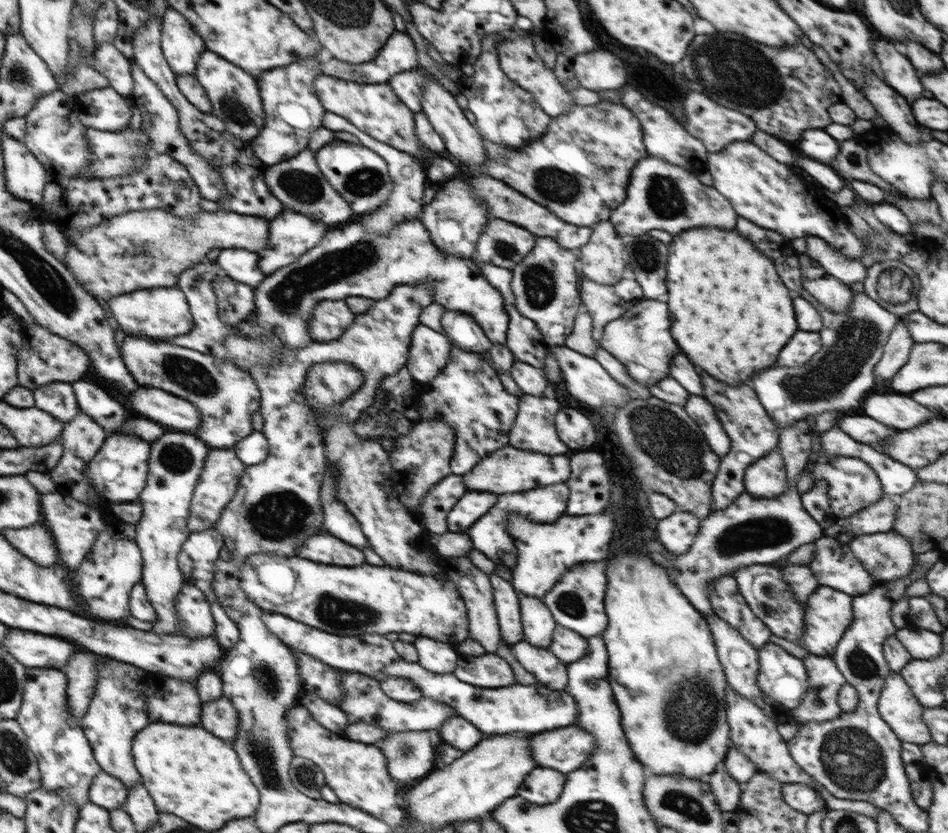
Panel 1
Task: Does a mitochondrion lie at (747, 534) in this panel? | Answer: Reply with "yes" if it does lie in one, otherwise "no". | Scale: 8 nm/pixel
yes

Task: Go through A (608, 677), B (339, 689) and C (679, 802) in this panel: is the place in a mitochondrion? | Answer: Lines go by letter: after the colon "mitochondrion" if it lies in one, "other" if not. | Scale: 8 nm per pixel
A: other
B: other
C: mitochondrion

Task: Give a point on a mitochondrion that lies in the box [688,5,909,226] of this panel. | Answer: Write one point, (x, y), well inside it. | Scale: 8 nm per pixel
(750, 71)

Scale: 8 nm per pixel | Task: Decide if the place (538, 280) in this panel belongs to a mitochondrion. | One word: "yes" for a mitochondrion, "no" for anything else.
yes

